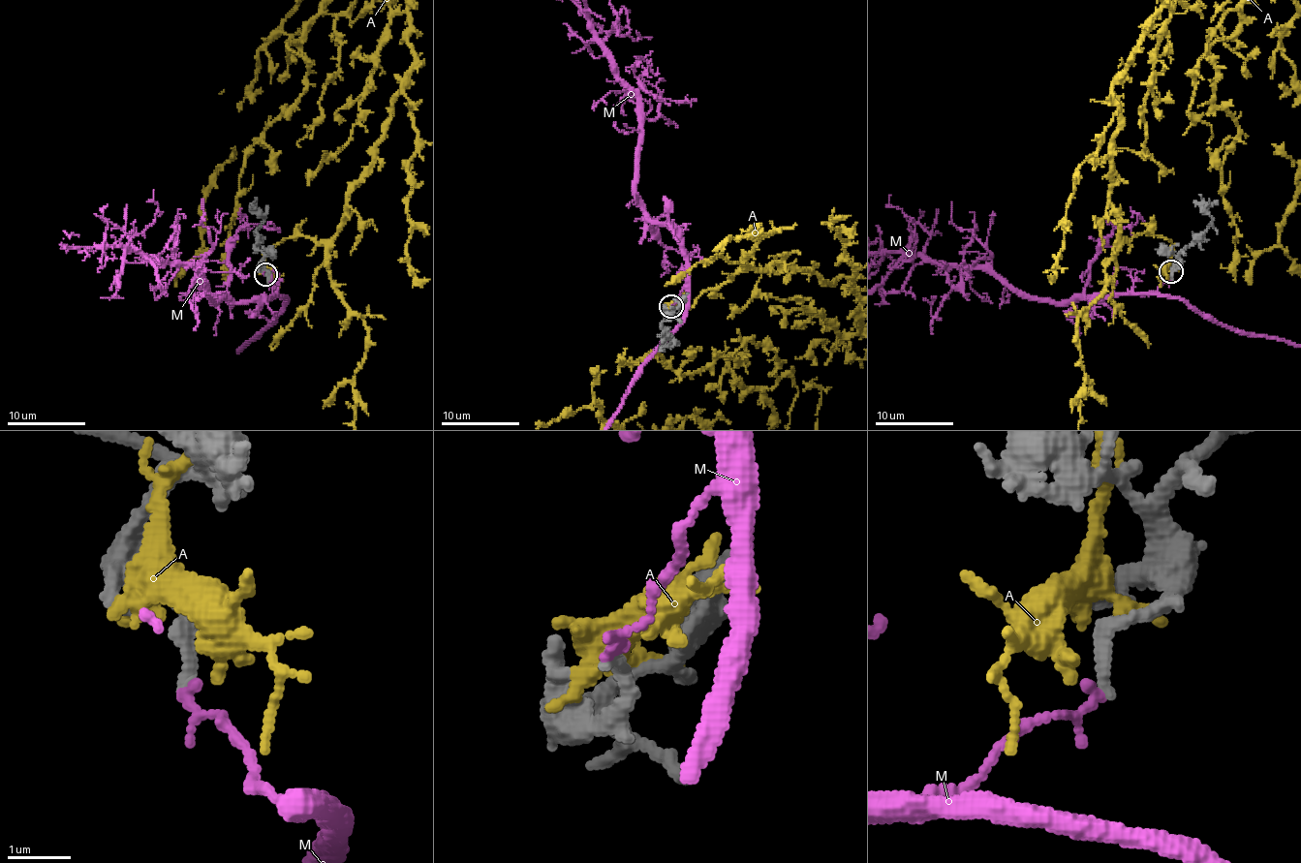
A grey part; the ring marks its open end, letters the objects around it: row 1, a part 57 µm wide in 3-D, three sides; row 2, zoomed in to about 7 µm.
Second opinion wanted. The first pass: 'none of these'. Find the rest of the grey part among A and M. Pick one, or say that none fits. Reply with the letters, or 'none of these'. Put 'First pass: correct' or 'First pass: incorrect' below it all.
none of these
First pass: correct

